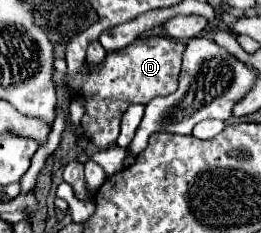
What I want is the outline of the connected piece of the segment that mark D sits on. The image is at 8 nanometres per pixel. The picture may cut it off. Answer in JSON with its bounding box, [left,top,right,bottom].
[68,37,184,149]

